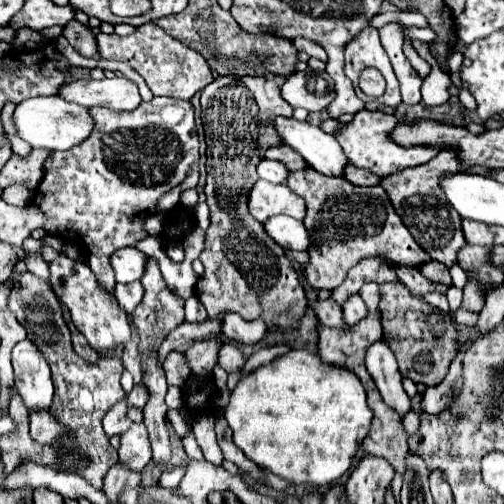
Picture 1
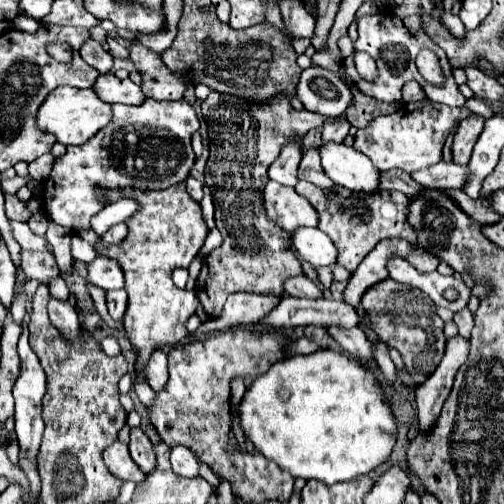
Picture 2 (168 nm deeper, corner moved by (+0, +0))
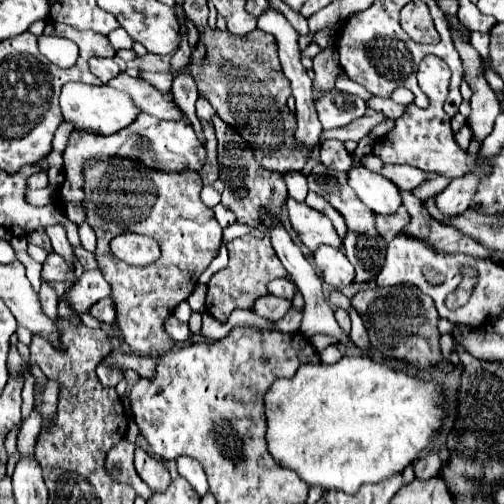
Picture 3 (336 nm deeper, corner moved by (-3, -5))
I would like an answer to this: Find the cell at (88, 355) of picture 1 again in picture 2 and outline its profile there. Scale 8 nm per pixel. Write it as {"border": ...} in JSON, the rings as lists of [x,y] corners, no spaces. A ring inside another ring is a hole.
{"border":[[[50,298],[48,302],[48,314],[50,314],[50,320],[52,324],[62,330],[64,334],[68,336],[76,336],[80,334],[80,322],[78,322],[78,314],[74,310],[74,306],[70,302],[62,302],[62,300],[56,300],[56,298]]]}

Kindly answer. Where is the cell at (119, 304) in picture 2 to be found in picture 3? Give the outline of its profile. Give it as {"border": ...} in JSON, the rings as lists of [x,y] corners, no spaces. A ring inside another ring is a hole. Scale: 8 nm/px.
{"border":[[[111,297],[97,301],[97,303],[89,309],[89,313],[91,313],[95,319],[103,321],[103,323],[115,323],[115,321],[117,321],[115,303],[113,303],[113,299],[111,299]]]}

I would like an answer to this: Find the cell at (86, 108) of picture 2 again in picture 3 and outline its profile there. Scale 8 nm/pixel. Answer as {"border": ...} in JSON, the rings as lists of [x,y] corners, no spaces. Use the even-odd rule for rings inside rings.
{"border":[[[67,83],[61,89],[59,105],[61,105],[63,121],[71,123],[75,131],[95,131],[97,135],[111,135],[111,133],[121,131],[123,127],[133,123],[135,115],[139,113],[139,109],[133,107],[131,99],[127,99],[123,91],[115,91],[107,85],[95,87],[95,85],[85,85],[85,83]]]}

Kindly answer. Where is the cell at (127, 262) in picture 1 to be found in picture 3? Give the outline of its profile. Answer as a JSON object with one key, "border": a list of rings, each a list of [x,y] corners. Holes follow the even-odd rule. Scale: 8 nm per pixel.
{"border":[[[85,271],[79,281],[73,283],[67,299],[77,313],[87,311],[103,297],[111,297],[111,285],[103,279],[101,271]]]}

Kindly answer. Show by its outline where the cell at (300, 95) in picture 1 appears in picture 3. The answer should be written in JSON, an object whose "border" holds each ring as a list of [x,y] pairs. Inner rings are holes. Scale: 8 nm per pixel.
{"border":[[[331,89],[331,91],[321,91],[321,95],[315,99],[315,109],[323,127],[333,129],[333,127],[343,127],[357,117],[363,117],[367,107],[361,97],[343,93],[339,89]]]}

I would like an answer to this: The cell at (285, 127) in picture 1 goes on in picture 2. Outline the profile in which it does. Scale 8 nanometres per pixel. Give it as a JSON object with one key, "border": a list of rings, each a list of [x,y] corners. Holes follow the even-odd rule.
{"border":[[[320,144],[318,148],[324,172],[338,184],[352,192],[364,192],[364,194],[376,194],[380,188],[380,170],[372,166],[372,162],[356,152],[354,148],[348,148],[346,144]]]}

